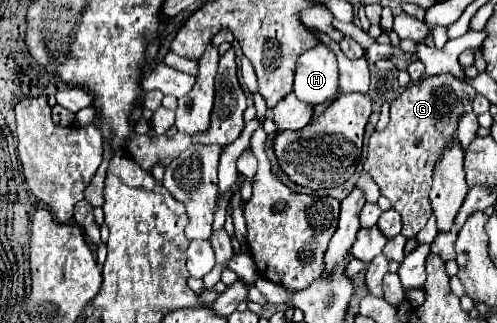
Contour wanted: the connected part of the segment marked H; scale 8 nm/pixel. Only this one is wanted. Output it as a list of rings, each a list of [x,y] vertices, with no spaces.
[[[317,44],[299,56],[293,92],[301,102],[311,106],[339,96],[337,60],[325,44]]]

